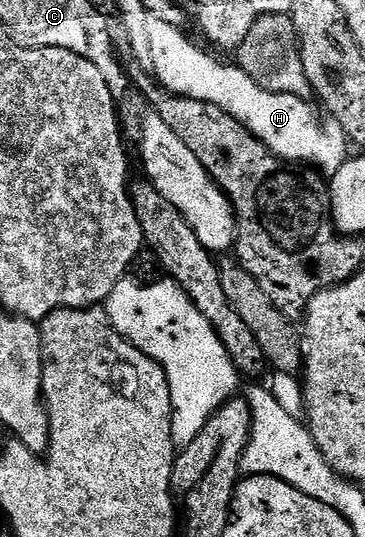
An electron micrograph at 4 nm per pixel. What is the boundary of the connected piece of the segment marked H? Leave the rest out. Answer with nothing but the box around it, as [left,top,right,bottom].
[148,16,348,176]

